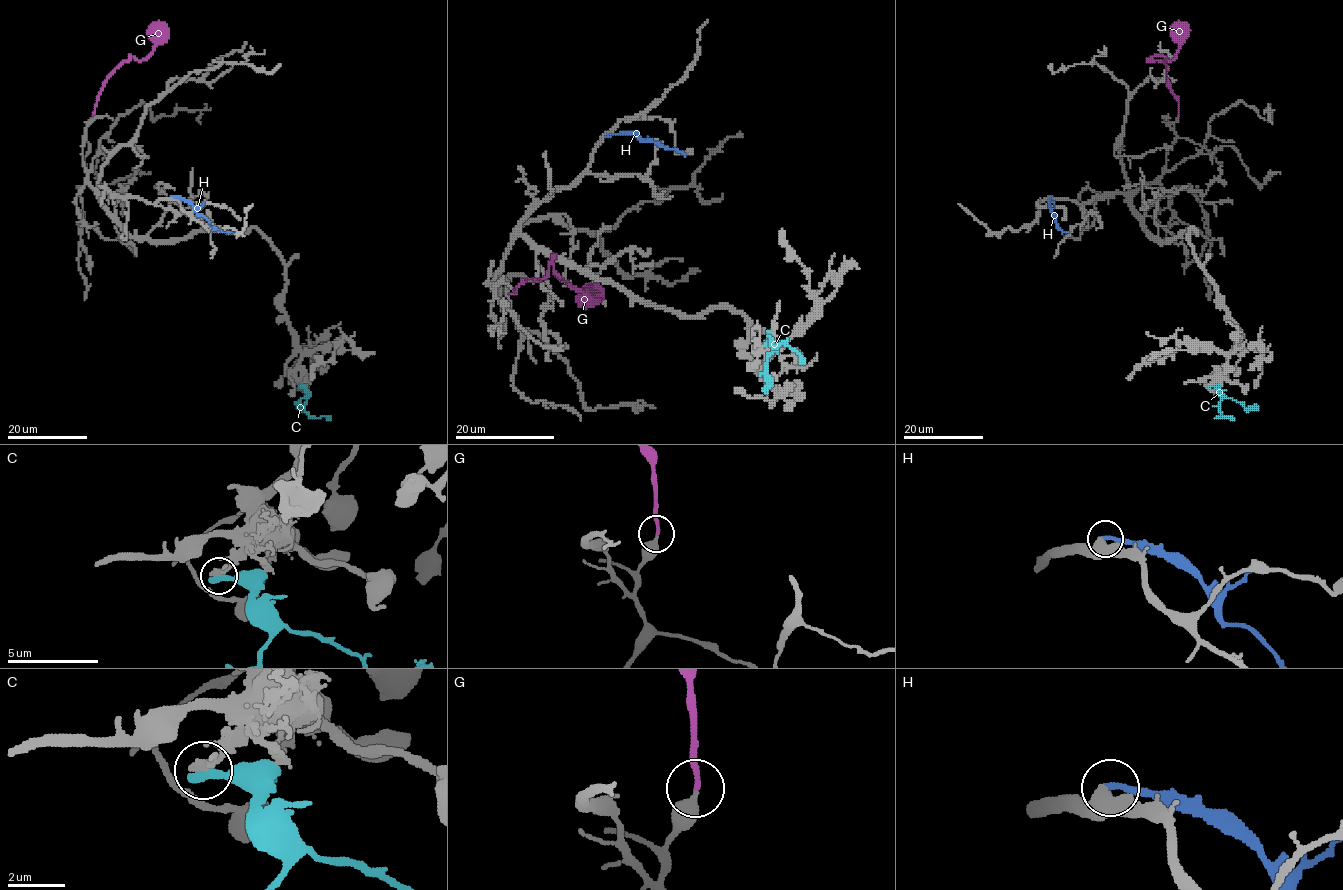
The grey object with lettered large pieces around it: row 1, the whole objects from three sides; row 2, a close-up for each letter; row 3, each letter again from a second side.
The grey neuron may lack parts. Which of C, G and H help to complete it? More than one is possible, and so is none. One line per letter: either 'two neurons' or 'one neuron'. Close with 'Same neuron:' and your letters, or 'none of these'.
C: two neurons
G: one neuron
H: two neurons
Same neuron: G

